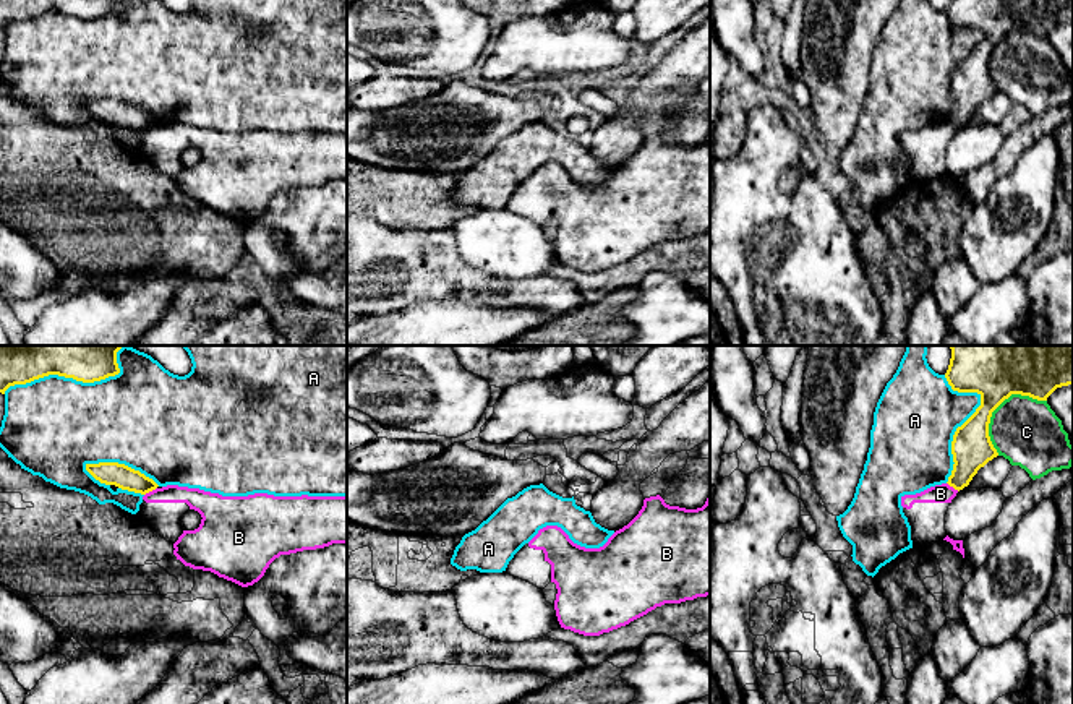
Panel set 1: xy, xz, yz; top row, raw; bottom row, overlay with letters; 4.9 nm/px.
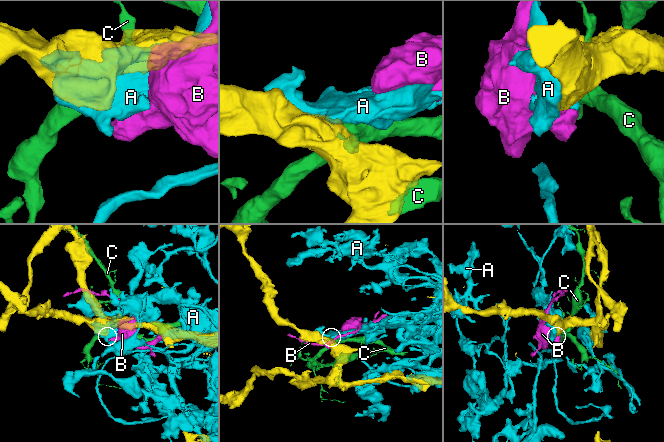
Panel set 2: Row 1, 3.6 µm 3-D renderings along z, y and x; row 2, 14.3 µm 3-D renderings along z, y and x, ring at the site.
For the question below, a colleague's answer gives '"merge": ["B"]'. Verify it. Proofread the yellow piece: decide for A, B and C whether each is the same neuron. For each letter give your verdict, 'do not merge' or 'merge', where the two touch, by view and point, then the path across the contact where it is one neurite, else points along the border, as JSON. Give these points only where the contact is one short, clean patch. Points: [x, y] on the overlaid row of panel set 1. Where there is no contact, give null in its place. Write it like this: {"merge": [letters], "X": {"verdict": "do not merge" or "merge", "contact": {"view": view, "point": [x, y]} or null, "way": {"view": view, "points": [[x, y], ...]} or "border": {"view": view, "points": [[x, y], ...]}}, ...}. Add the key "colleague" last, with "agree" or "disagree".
{"merge": [], "A": {"verdict": "do not merge", "contact": {"view": "xy", "point": [73, 378]}}, "B": {"verdict": "do not merge", "contact": {"view": "xy", "point": [149, 490]}, "border": {"view": "xy", "points": [[156, 487], [145, 495]]}}, "C": {"verdict": "do not merge", "contact": {"view": "yz", "point": [997, 406]}}, "colleague": "disagree"}

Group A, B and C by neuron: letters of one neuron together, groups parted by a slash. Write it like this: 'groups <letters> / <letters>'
groups A / B / C

